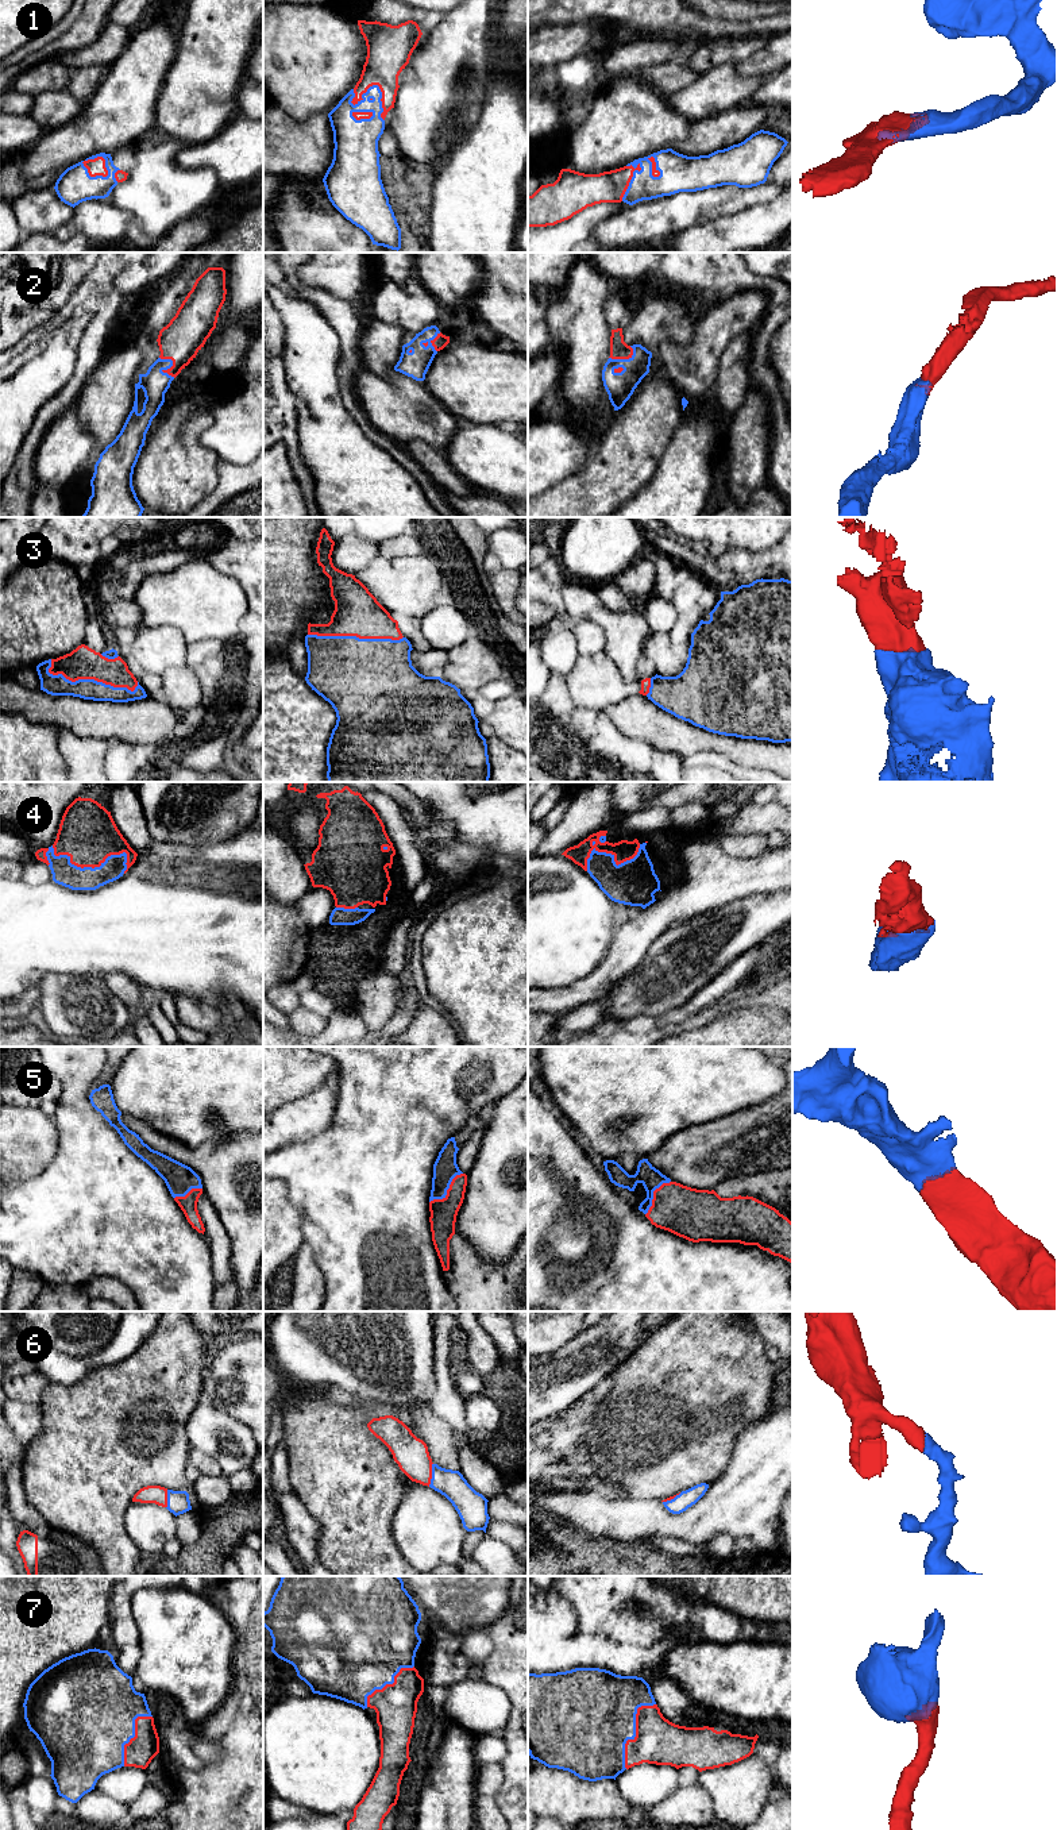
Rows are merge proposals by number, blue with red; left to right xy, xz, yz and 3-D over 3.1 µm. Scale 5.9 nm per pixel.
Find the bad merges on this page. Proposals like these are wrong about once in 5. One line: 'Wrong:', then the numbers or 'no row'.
Wrong: no row

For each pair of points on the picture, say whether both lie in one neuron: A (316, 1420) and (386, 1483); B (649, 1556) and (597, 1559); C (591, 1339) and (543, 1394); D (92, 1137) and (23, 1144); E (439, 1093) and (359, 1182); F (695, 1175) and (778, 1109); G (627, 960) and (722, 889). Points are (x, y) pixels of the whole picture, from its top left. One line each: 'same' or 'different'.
A: same
B: same
C: same
D: different
E: same
F: same
G: same

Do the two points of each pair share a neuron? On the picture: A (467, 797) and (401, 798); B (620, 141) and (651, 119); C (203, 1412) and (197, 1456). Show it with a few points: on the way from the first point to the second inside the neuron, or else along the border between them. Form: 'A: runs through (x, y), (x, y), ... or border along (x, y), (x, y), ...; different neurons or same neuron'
A: border along (412, 796), (424, 801), (436, 819), (443, 817); different neurons
B: runs through (628, 133), (639, 122), (643, 122); same neuron
C: border along (200, 1449), (209, 1455), (223, 1472); different neurons

